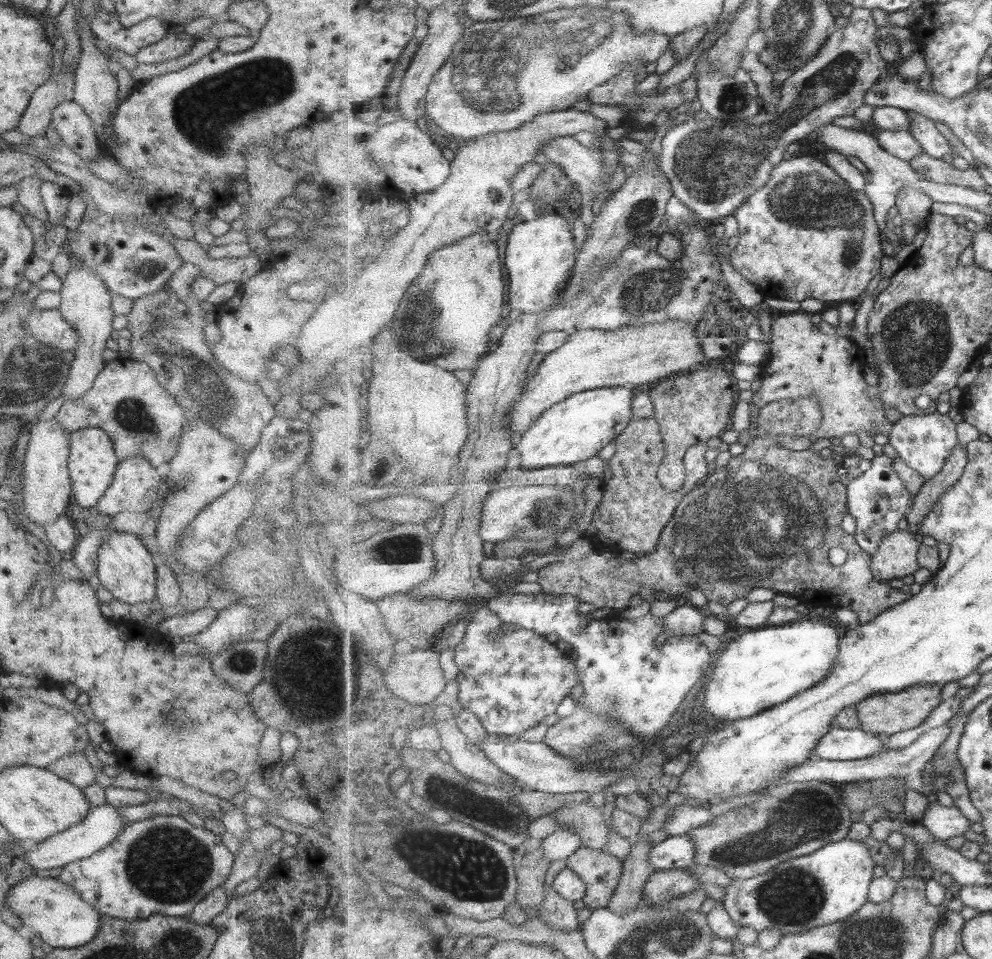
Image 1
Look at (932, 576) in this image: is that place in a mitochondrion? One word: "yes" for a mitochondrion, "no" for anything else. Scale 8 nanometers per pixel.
no

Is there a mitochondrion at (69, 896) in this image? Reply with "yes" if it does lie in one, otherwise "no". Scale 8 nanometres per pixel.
no

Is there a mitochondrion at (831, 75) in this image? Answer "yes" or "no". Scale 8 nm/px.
yes

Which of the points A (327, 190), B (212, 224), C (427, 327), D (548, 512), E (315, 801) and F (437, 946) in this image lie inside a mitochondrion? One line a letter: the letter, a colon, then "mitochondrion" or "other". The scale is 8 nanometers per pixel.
A: other
B: other
C: mitochondrion
D: mitochondrion
E: other
F: other

